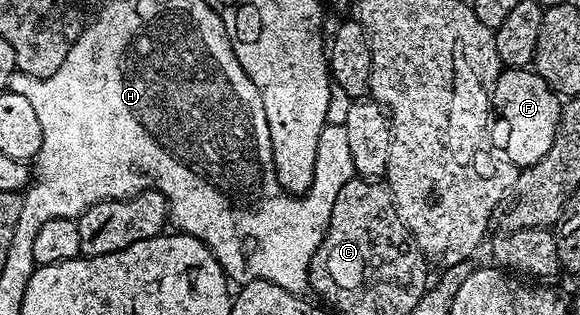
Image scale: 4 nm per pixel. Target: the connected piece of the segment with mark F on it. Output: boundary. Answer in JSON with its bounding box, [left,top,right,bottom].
[490,68,561,167]

